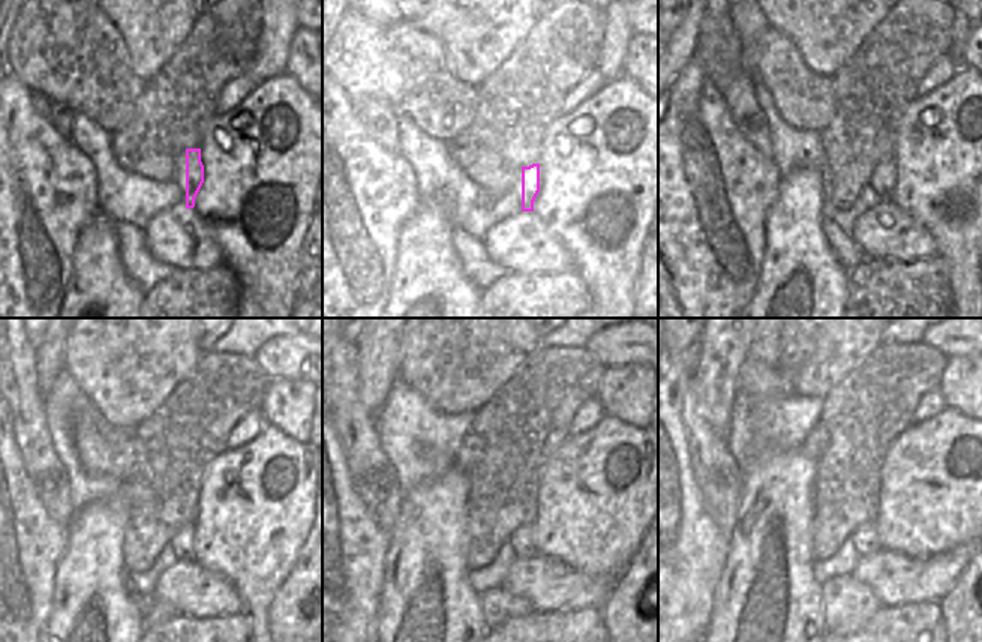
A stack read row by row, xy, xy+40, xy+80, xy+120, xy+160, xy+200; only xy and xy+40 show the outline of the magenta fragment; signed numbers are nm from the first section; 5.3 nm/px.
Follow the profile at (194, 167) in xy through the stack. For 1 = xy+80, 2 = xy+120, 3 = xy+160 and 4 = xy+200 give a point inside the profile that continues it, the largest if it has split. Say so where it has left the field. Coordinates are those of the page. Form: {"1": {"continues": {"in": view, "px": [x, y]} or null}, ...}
{"1": {"continues": {"in": "xy+80", "px": [856, 207]}}, "2": {"continues": {"in": "xy+120", "px": [185, 543]}}, "3": {"continues": {"in": "xy+160", "px": [522, 542]}}, "4": {"continues": {"in": "xy+200", "px": [864, 539]}}}

